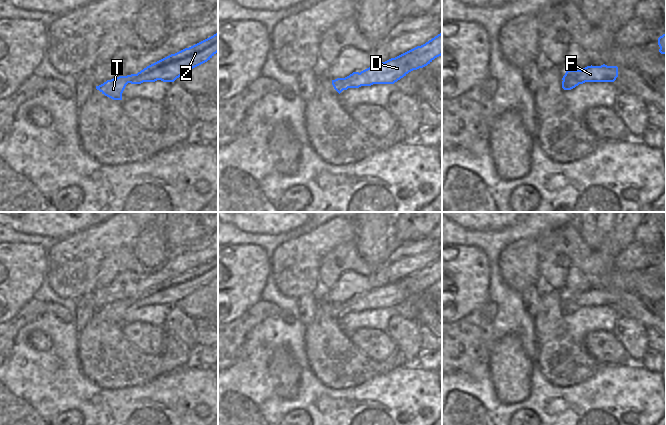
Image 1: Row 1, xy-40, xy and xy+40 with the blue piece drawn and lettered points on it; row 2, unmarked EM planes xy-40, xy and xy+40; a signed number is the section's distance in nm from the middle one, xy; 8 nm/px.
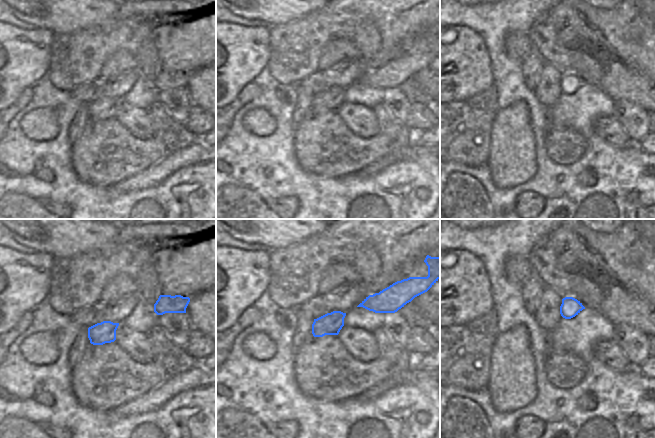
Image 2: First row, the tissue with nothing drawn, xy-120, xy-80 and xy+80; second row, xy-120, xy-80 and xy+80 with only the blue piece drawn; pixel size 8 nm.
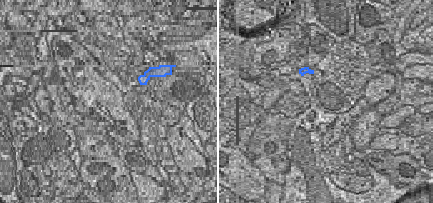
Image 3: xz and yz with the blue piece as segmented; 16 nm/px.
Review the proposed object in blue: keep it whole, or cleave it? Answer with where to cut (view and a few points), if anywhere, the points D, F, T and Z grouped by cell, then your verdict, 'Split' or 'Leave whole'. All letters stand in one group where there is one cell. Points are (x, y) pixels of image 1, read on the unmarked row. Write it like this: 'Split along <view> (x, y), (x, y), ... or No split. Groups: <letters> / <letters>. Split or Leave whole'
No split. Groups: D F T Z. Leave whole.

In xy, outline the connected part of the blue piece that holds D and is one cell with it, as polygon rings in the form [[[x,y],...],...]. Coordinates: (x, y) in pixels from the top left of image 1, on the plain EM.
[[[442,256],[421,270],[417,270],[395,282],[375,288],[363,295],[353,296],[345,302],[332,304],[340,318],[348,312],[373,308],[394,308],[409,296],[423,292],[442,279]]]

